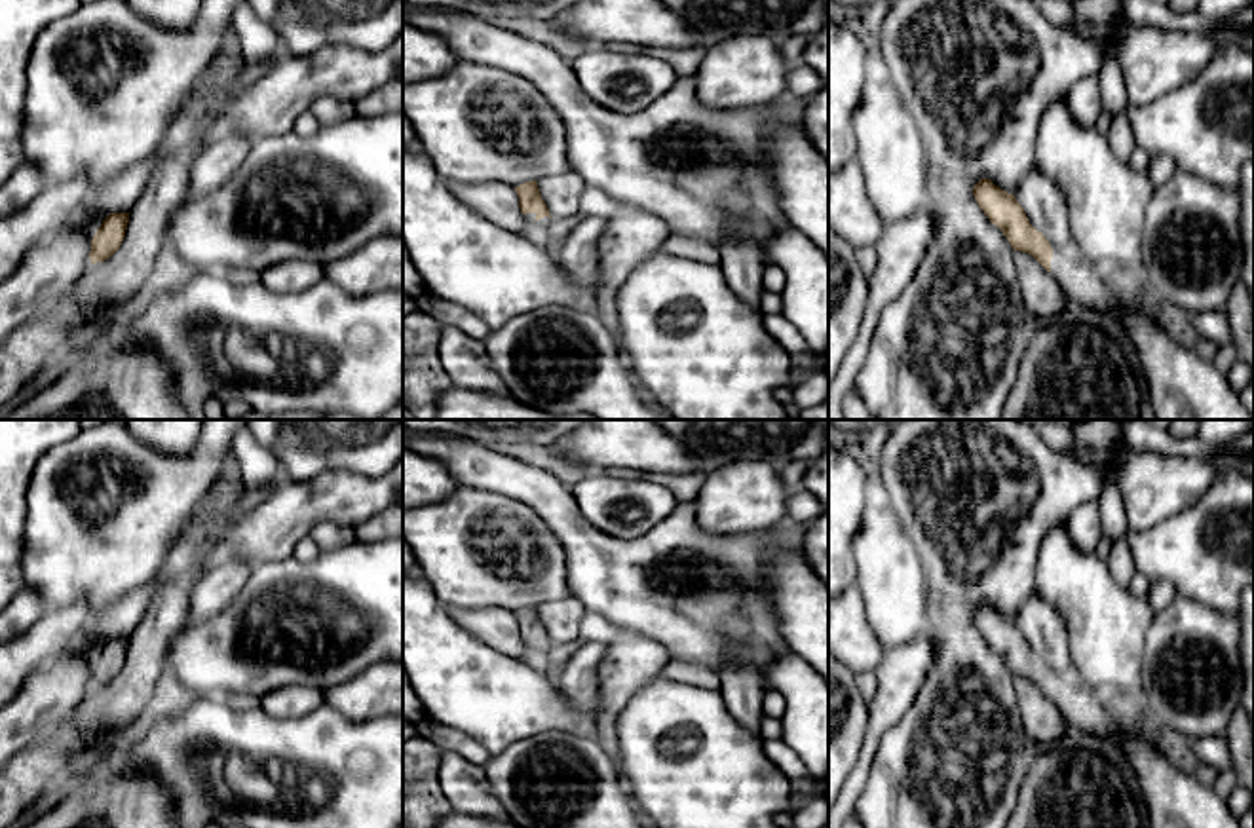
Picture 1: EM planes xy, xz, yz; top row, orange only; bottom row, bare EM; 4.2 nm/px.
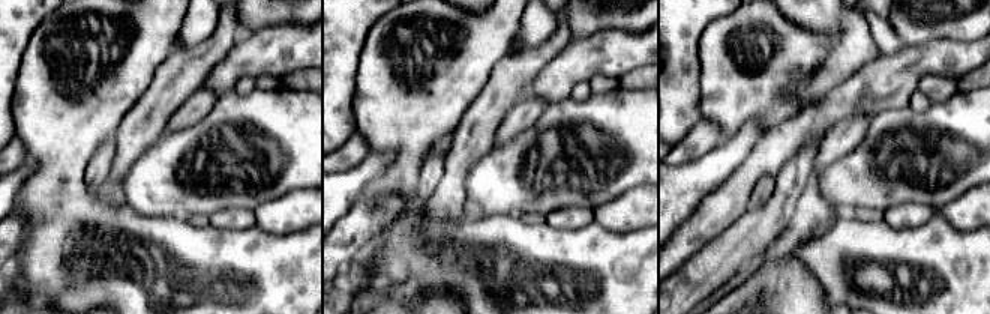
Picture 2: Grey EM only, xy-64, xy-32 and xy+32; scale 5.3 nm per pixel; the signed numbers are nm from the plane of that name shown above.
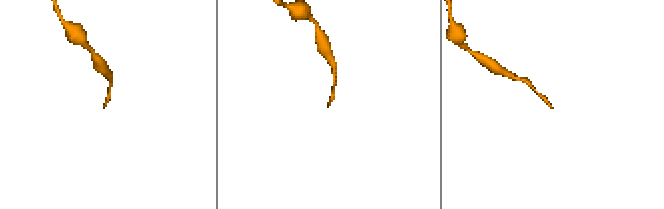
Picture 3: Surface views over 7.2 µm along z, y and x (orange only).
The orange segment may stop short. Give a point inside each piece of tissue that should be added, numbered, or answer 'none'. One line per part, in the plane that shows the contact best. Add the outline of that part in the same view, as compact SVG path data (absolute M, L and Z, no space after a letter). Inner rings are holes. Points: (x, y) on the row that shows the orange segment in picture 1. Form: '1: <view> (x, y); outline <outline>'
1: xz (540, 232); outline M526 213L524 216L524 228L522 228L522 235L536 243L545 247L547 243L555 241L555 230L559 228L553 218L543 216L543 218L536 218L536 213Z

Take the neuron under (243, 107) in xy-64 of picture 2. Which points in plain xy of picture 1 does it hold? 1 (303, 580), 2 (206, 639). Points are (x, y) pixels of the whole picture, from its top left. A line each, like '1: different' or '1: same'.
1: same
2: same

